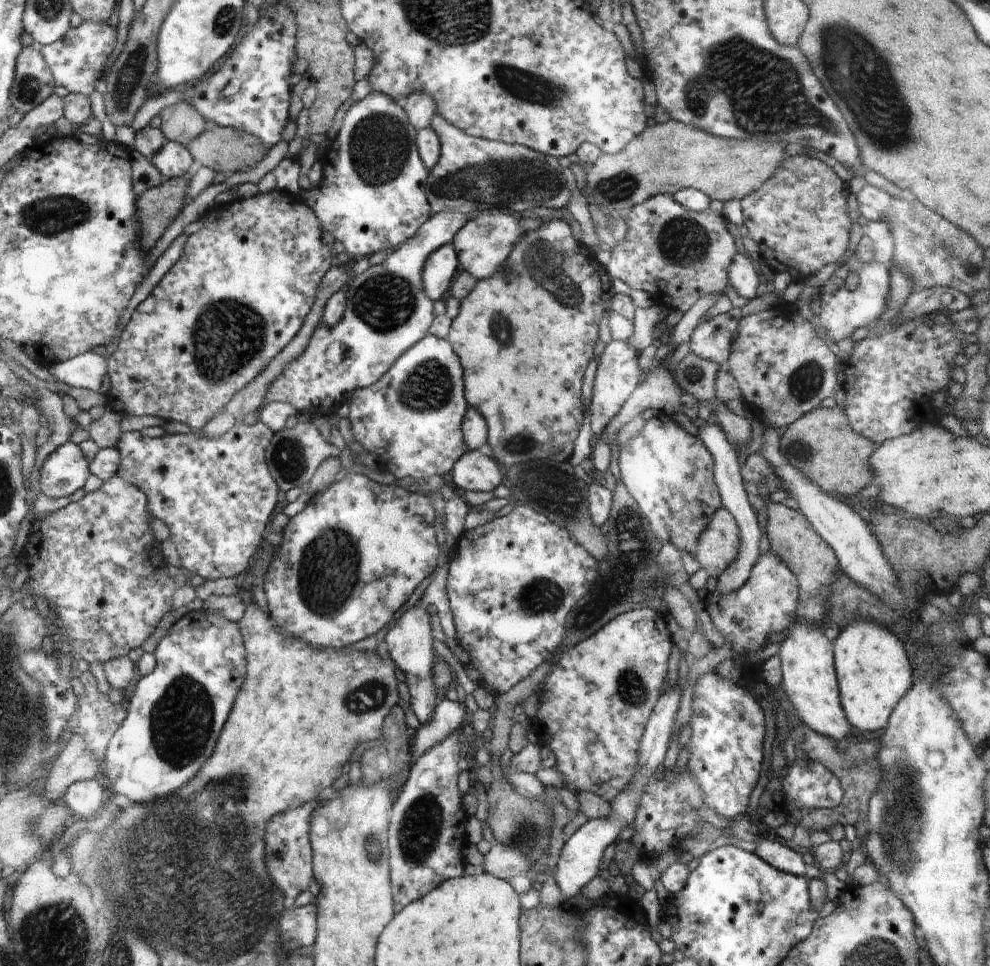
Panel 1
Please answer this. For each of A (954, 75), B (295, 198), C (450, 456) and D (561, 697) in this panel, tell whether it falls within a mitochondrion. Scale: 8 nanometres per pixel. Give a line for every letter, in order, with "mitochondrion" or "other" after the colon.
A: other
B: other
C: other
D: other

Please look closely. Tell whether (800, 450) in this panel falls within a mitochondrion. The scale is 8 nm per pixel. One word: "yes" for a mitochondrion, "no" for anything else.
yes

